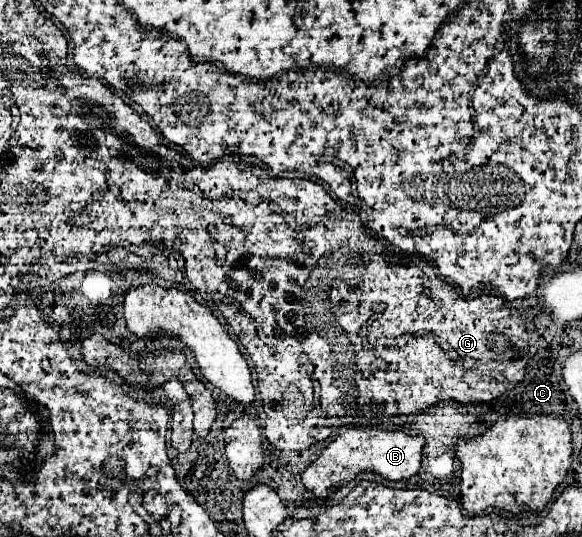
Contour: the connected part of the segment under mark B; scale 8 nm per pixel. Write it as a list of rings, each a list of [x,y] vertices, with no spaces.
[[[347,427],[343,435],[333,439],[323,453],[317,457],[313,465],[309,465],[303,473],[303,485],[315,493],[319,499],[327,499],[331,491],[347,485],[359,473],[371,471],[383,479],[401,481],[419,473],[425,439],[423,436],[403,435],[403,433],[387,433],[377,427]]]

